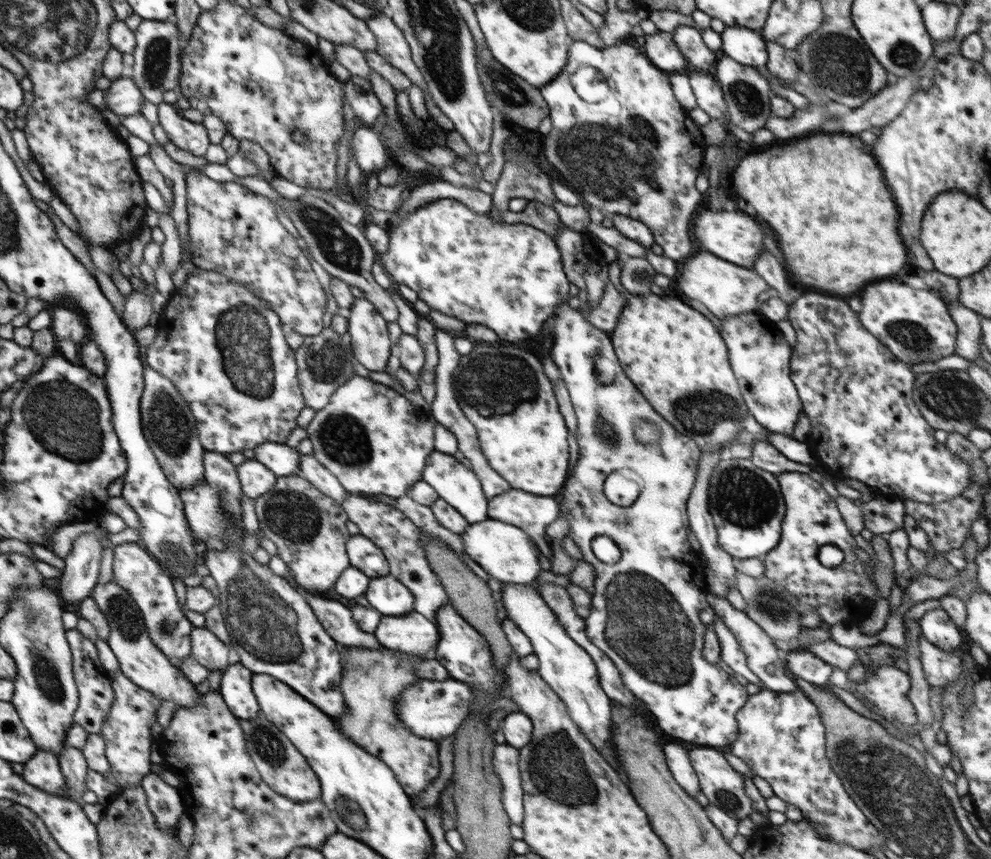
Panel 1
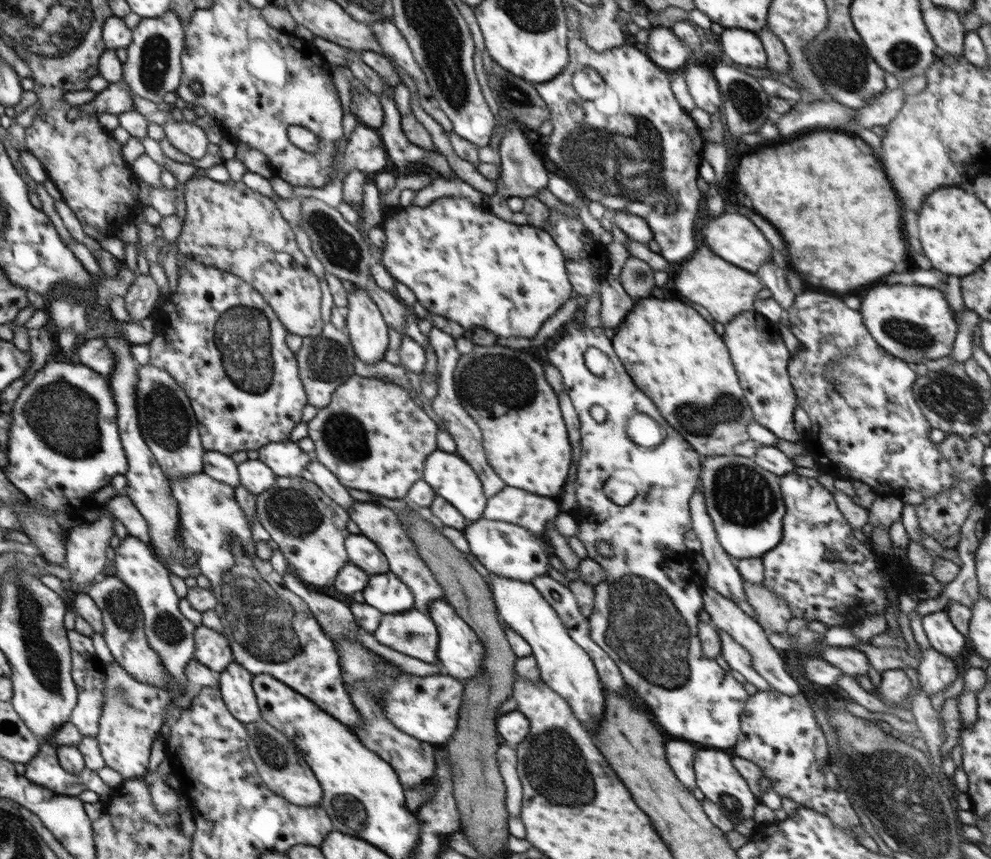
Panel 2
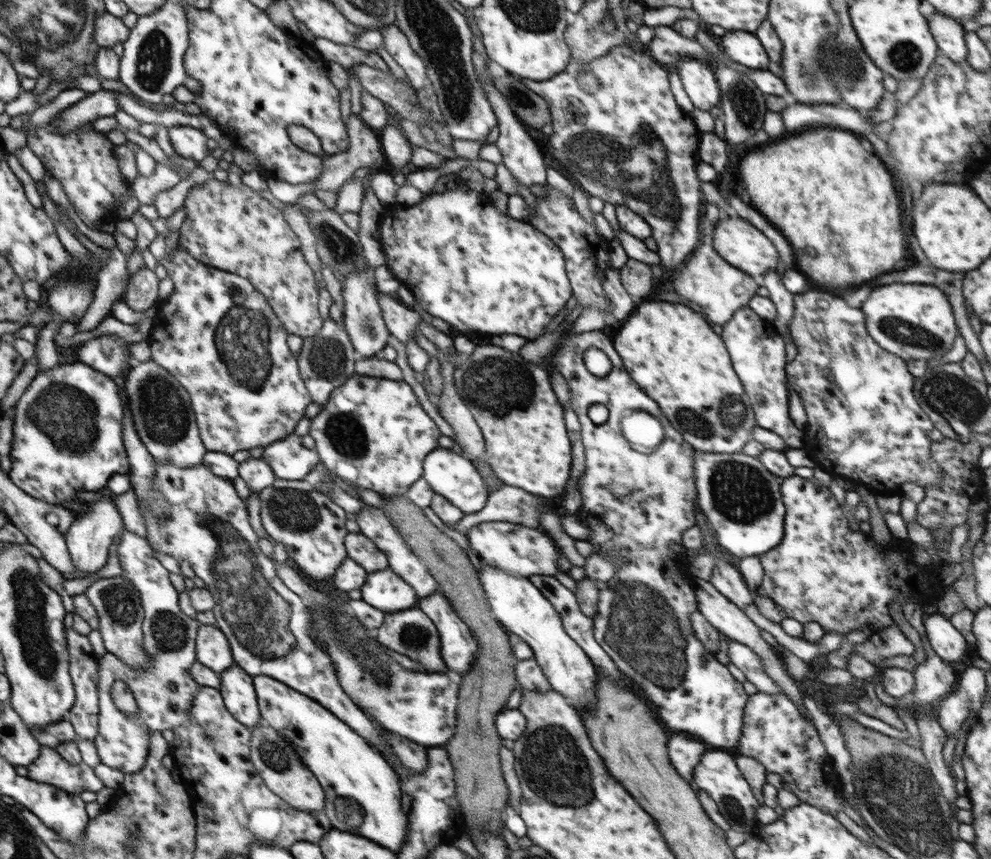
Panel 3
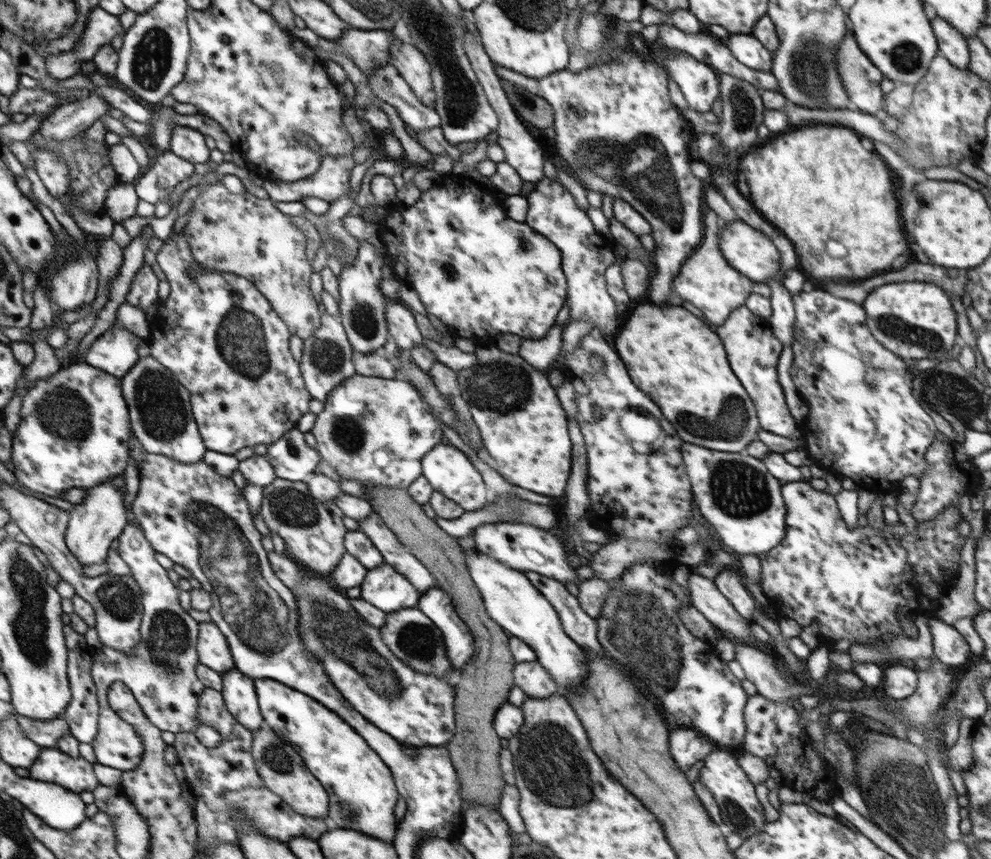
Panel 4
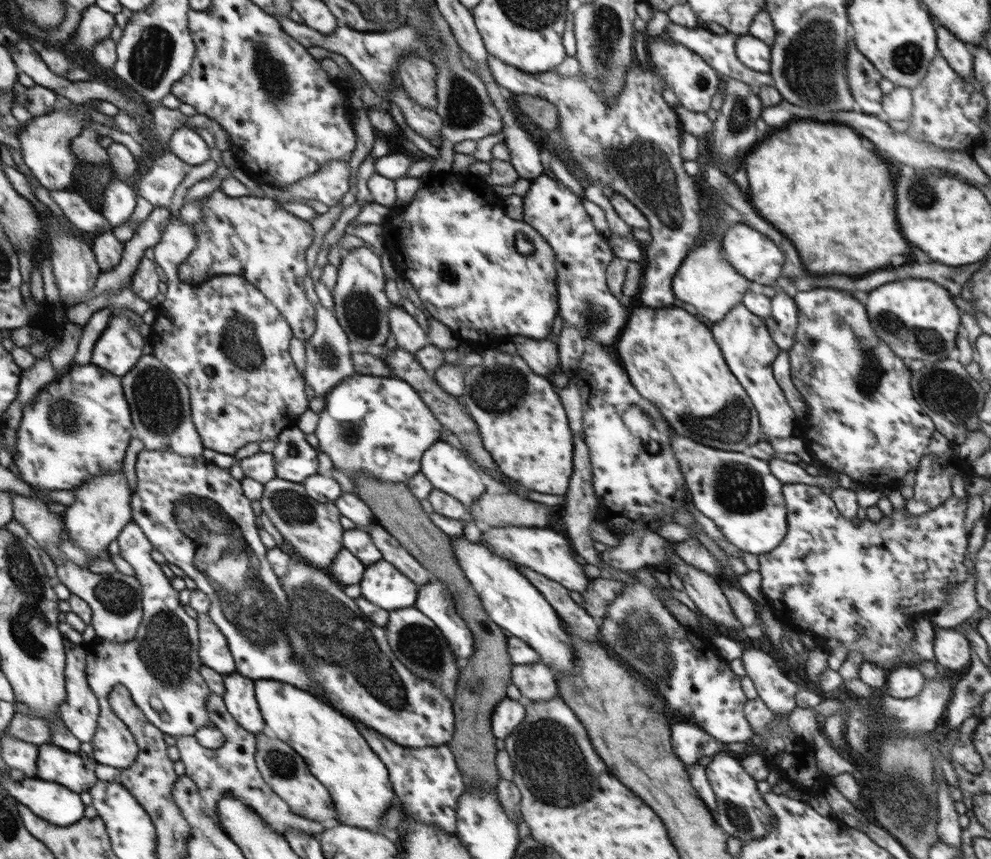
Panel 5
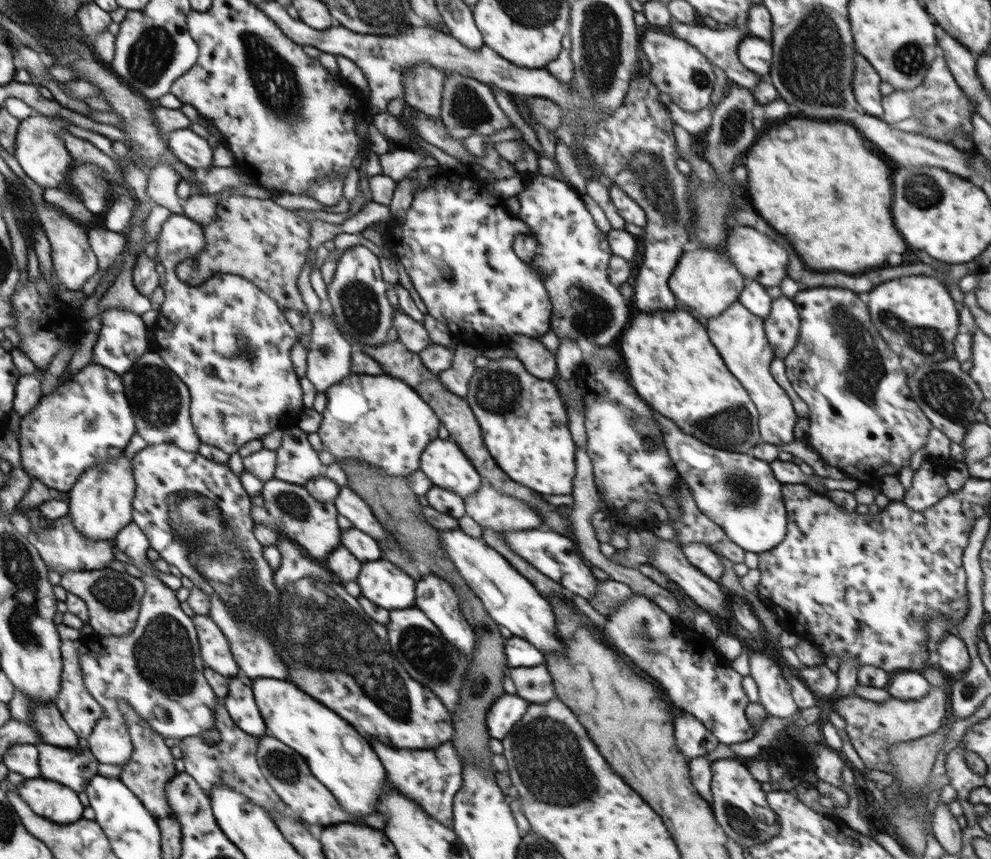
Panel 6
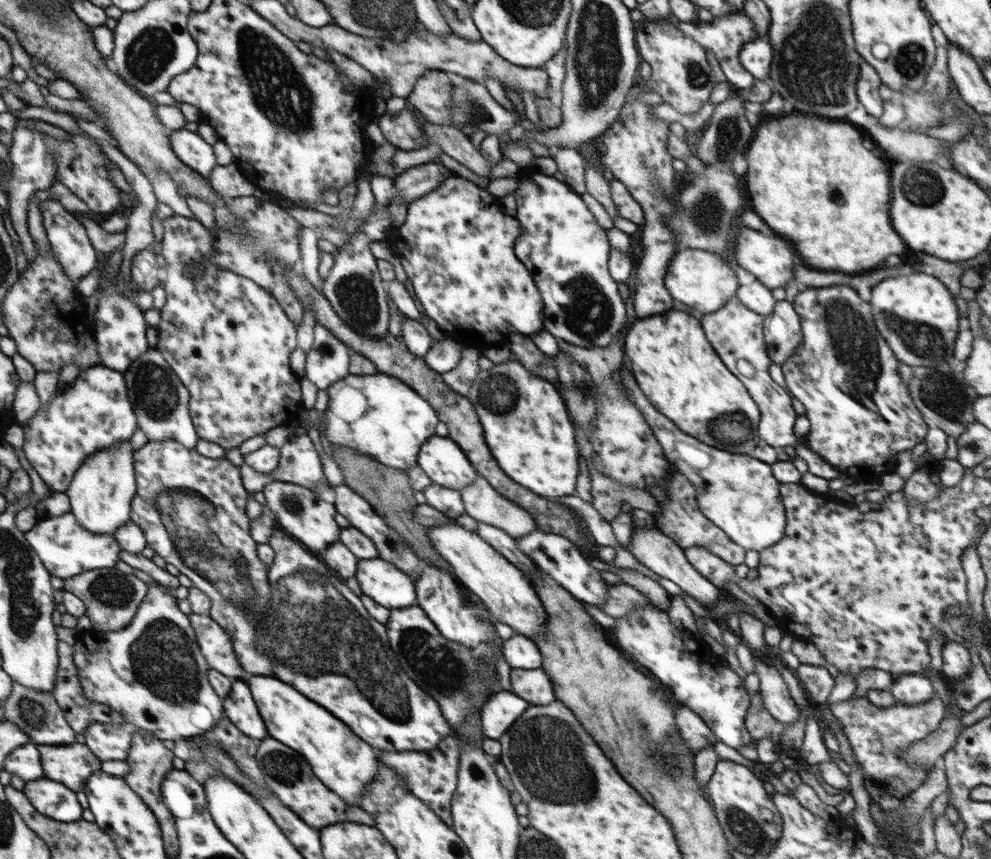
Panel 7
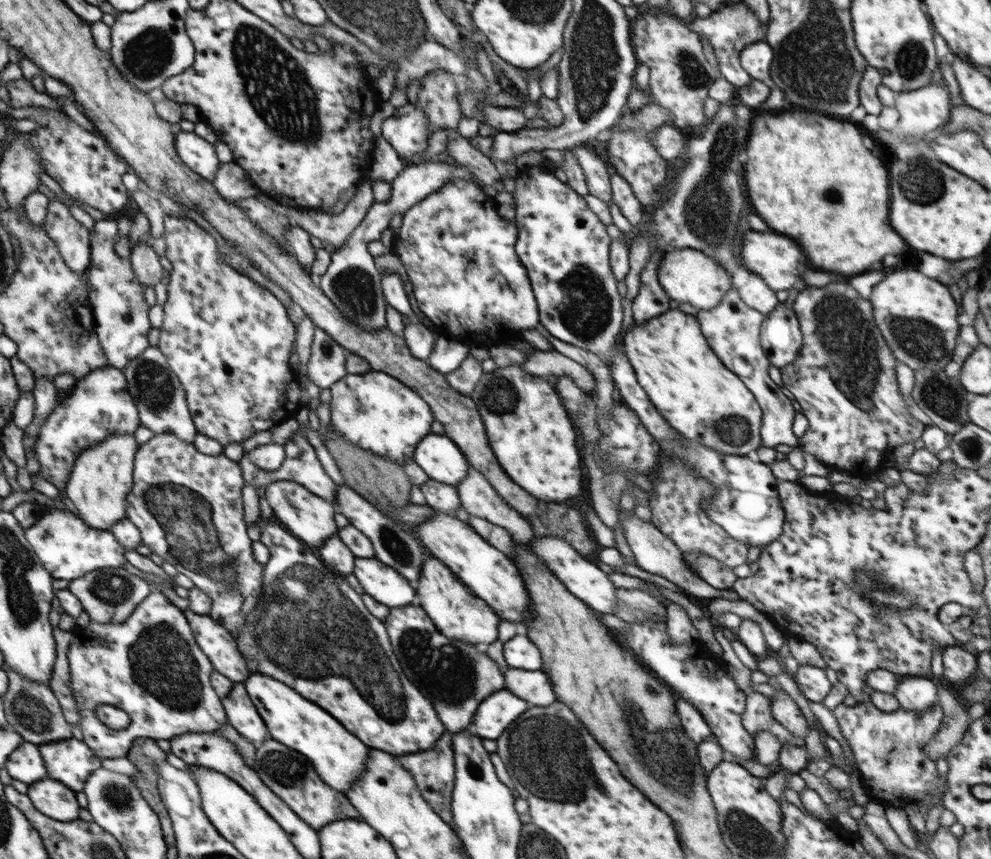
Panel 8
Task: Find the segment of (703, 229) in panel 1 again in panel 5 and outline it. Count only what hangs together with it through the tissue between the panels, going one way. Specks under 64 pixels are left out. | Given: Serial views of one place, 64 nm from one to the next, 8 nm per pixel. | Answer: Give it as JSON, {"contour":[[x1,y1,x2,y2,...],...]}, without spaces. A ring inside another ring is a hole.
{"contour":[[734,224,732,228,723,230,721,248,727,262,749,282,774,286,777,279,782,276,784,254,780,246,774,246,774,242,768,236,756,232,746,224]]}

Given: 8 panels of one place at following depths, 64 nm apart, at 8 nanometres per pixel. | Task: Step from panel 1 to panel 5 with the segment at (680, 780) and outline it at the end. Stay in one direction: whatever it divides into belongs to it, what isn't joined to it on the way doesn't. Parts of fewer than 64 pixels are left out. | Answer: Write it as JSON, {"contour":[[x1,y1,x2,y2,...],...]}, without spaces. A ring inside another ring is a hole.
{"contour":[[678,722,671,728,671,741,674,755,688,768,704,756,716,755,726,746,718,743,705,730,690,722]]}

